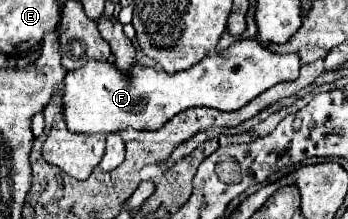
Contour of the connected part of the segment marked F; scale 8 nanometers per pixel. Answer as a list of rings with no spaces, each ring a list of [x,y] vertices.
[[[239,39],[221,53],[213,53],[195,67],[177,73],[157,71],[135,63],[131,71],[121,73],[115,63],[89,61],[77,71],[67,73],[63,87],[63,115],[73,133],[117,133],[123,129],[155,131],[173,115],[191,107],[211,107],[219,111],[237,111],[257,95],[281,81],[293,81],[299,75],[297,55],[277,55],[259,45],[257,39]]]

